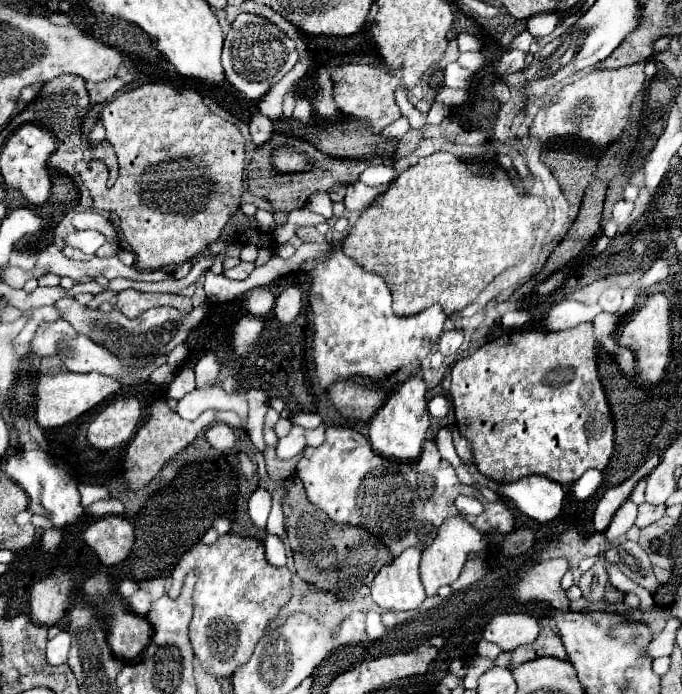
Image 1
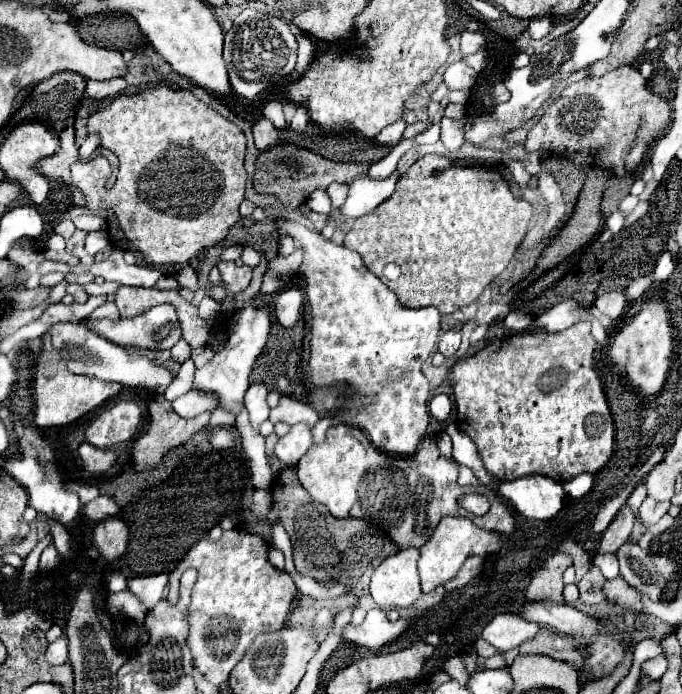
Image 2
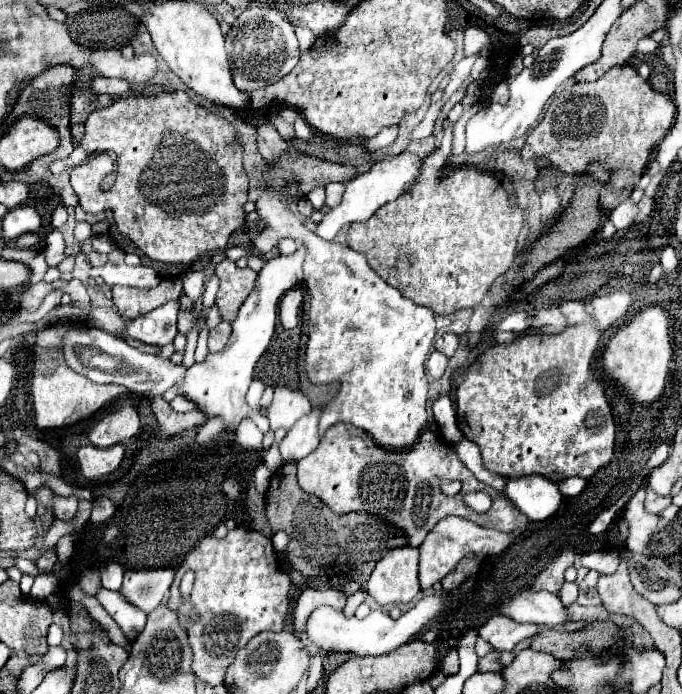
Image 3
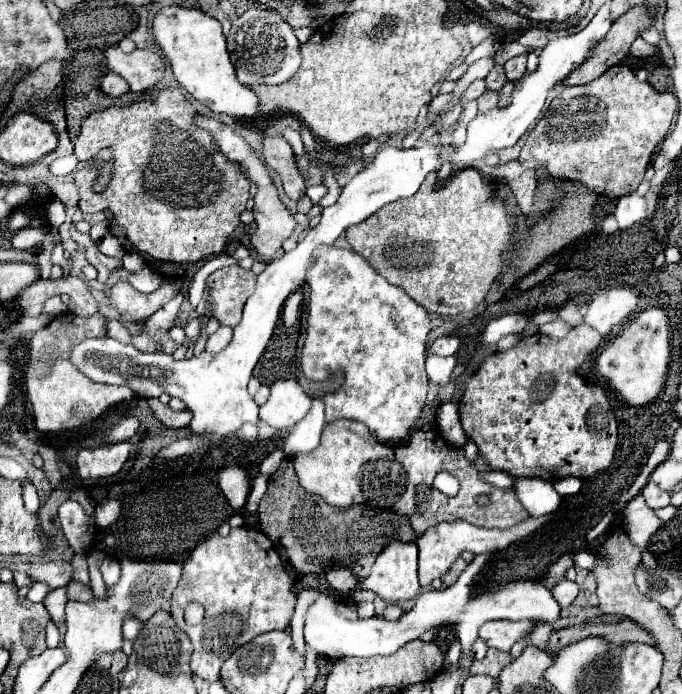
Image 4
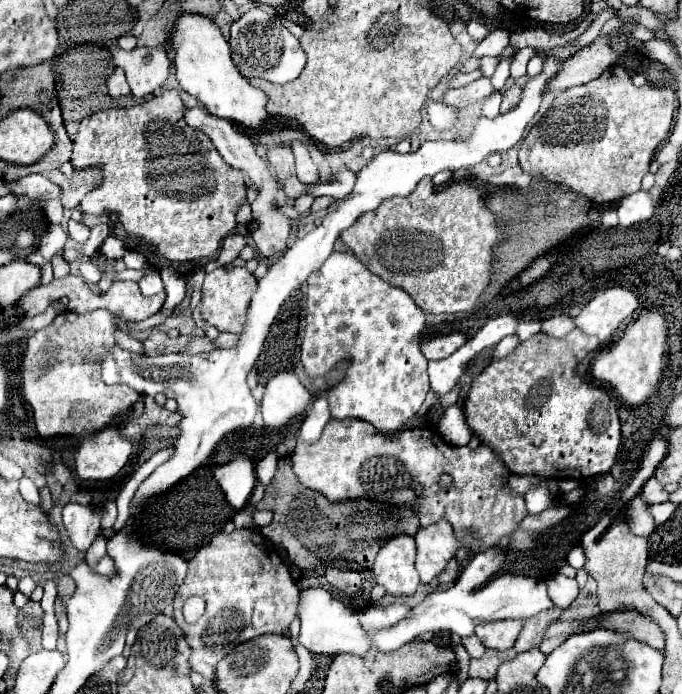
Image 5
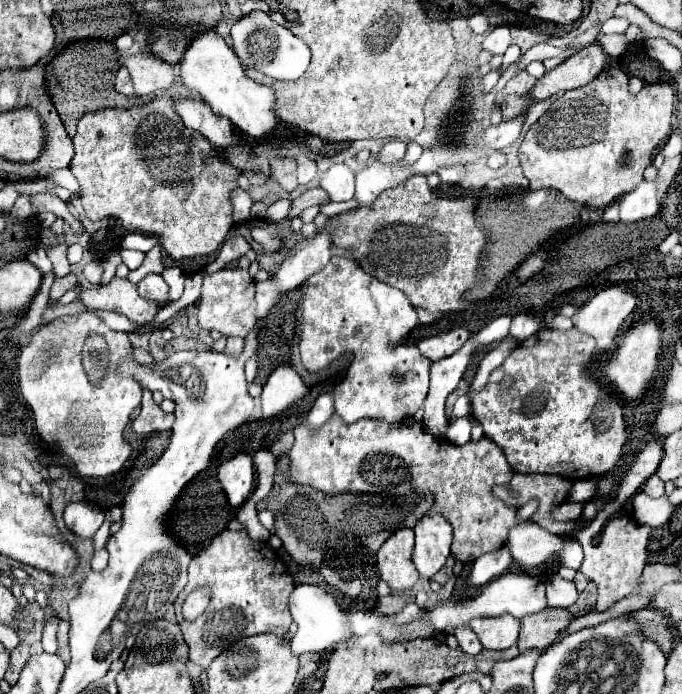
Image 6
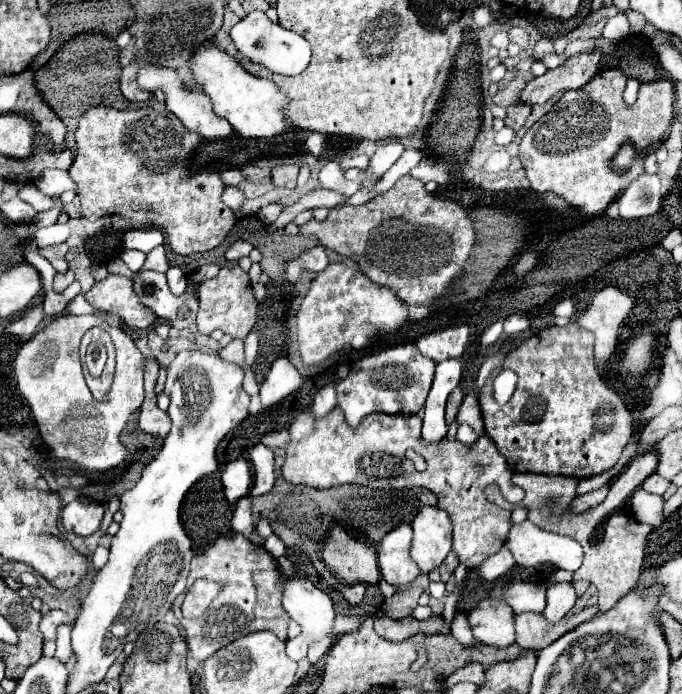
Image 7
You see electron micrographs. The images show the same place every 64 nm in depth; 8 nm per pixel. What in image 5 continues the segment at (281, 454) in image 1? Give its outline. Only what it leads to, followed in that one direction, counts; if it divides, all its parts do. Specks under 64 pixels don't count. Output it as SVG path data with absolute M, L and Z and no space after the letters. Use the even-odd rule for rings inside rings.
M324 396L316 398L312 404L312 410L308 412L308 416L302 420L298 432L296 432L296 440L298 442L306 442L306 444L314 444L318 442L326 422L330 420L330 412L328 412L328 400Z

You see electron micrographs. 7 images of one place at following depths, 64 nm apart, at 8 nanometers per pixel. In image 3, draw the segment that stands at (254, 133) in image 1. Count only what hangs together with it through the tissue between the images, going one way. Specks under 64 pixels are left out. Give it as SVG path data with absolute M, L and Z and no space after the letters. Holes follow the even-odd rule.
M270 122L258 126L258 150L266 162L272 162L280 154L284 154L284 138Z

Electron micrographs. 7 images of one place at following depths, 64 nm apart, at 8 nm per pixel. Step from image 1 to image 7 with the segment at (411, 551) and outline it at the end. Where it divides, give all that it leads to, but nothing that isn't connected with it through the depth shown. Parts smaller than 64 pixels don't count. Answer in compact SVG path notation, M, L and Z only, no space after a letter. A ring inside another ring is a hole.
M400 524L384 536L382 544L378 546L378 566L382 578L396 586L410 586L416 576L420 574L418 566L410 560L410 544L412 544L412 526Z

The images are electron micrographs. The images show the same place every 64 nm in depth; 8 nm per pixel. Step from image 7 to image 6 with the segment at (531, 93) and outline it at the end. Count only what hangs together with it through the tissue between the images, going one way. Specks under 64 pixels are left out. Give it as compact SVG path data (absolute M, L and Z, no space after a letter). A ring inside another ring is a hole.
M590 44L578 50L574 56L564 60L554 70L546 72L530 90L532 100L546 100L554 94L562 94L572 88L580 88L592 82L608 62L608 54L602 50L600 44Z

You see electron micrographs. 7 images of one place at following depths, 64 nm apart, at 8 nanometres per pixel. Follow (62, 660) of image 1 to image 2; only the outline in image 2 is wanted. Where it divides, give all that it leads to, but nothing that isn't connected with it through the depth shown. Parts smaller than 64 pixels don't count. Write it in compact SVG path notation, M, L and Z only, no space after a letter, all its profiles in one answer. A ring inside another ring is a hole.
M60 636L58 640L48 644L46 660L50 664L64 664L68 660L68 638L66 636Z

